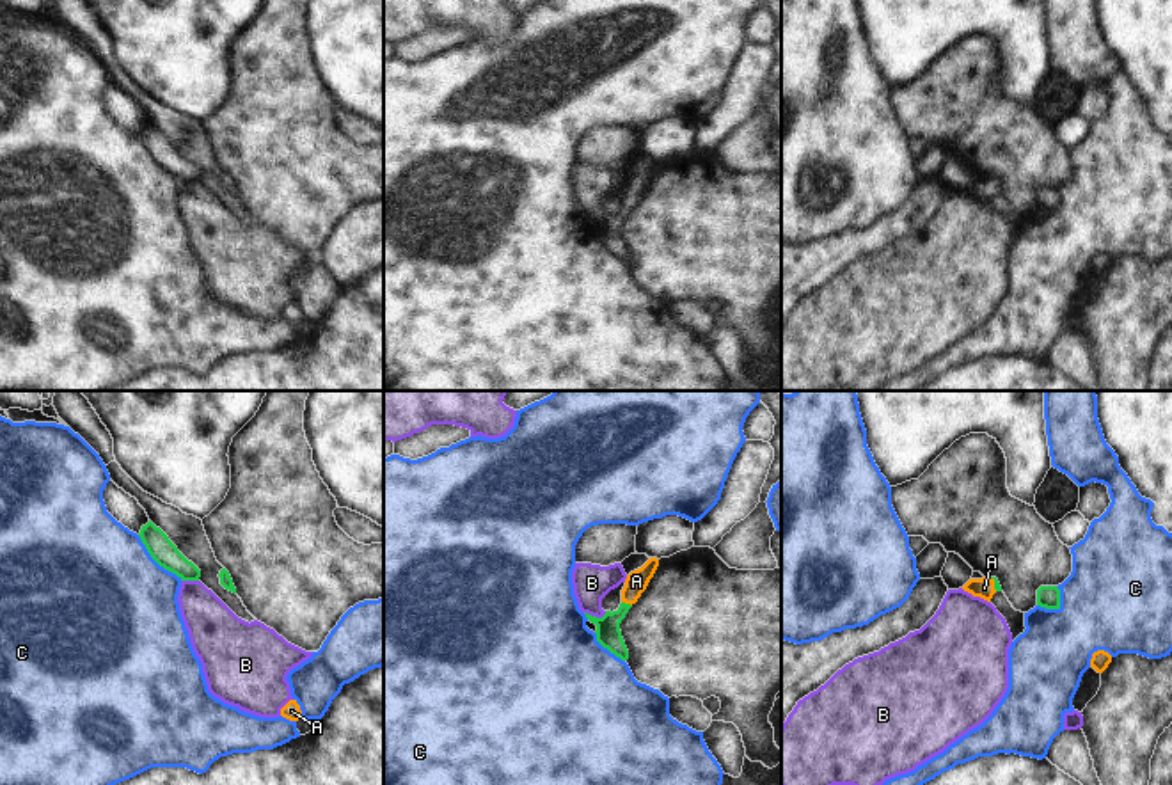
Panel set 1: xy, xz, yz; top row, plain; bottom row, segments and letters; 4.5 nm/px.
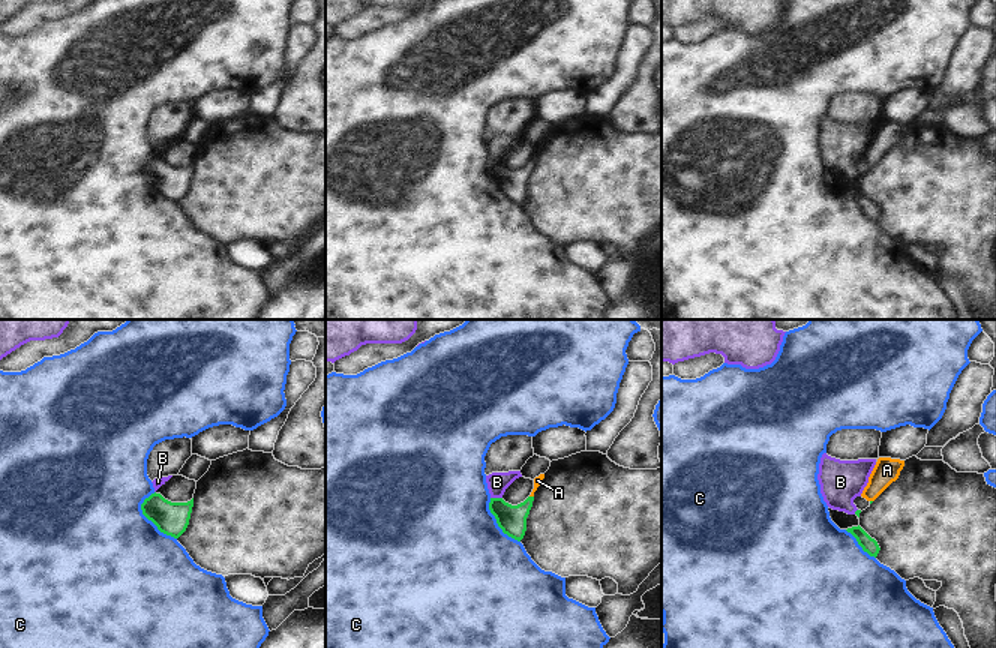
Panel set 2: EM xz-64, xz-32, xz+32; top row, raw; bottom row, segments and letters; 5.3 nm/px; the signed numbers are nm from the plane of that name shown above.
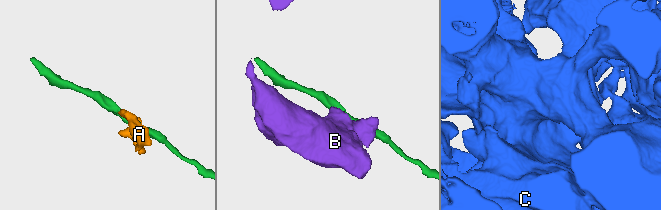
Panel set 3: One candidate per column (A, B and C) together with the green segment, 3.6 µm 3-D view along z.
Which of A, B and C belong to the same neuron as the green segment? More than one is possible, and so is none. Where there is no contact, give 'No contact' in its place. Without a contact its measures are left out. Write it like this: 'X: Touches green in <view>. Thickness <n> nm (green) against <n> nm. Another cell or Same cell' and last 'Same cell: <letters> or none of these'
A: Touches green in xz. Thickness 110 nm (green) against 100 nm. Same cell
B: Touches green in xz. Thickness 110 nm (green) against 170 nm. Another cell
C: Touches green in xy. Thickness 110 nm (green) against 500 nm. Another cell
Same cell: A.

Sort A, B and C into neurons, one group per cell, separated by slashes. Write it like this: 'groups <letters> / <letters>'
groups A / B / C

